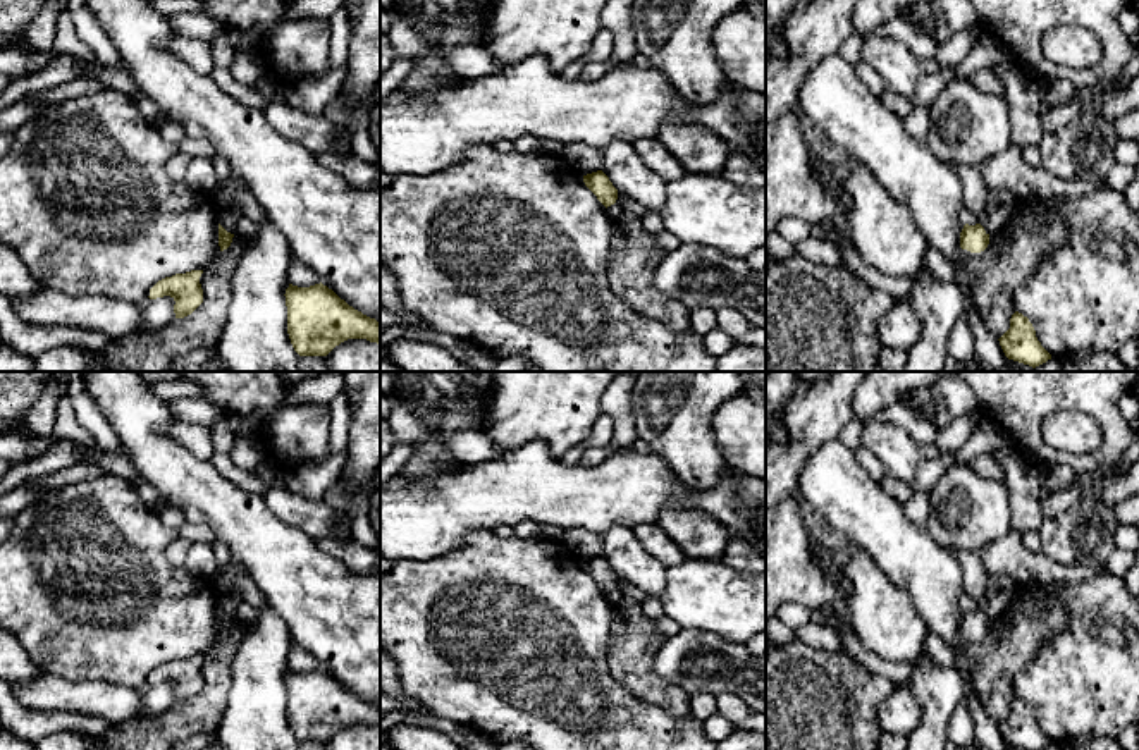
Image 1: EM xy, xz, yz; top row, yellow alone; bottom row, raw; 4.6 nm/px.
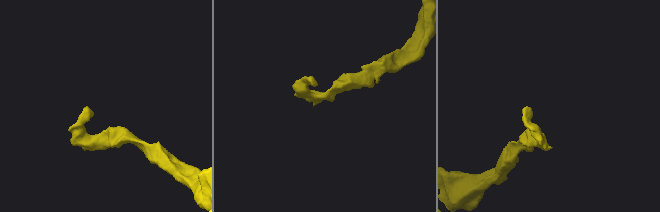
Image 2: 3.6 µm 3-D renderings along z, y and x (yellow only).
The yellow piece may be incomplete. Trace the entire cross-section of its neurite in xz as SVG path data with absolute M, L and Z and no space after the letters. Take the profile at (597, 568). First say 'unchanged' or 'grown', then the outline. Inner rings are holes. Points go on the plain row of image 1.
unchanged | M602 556L583 561L583 568L606 593L616 588L618 575Z

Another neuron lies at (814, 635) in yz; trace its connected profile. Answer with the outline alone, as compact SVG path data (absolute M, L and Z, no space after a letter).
M809 621L805 626L793 630L795 640L807 643L812 649L845 654L847 649L841 638L831 626L821 626Z

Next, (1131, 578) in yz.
M1139 547L1136 550L1136 561L1124 576L1125 588L1139 602Z

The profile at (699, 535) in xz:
M669 506L659 513L656 525L688 559L721 561L731 538L714 516L692 507Z

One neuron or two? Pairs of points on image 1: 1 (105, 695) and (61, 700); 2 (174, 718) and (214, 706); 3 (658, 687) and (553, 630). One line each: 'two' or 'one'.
1: one
2: one
3: two

